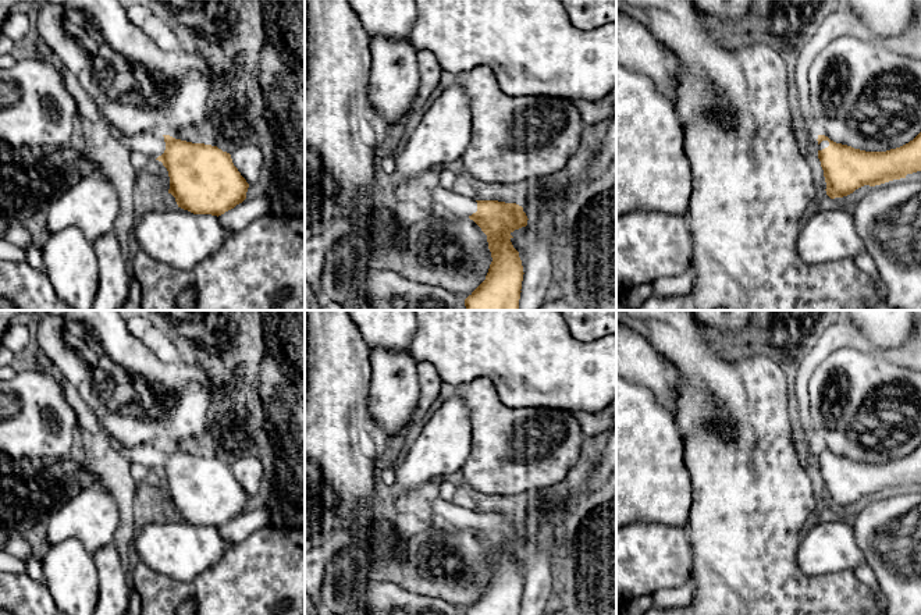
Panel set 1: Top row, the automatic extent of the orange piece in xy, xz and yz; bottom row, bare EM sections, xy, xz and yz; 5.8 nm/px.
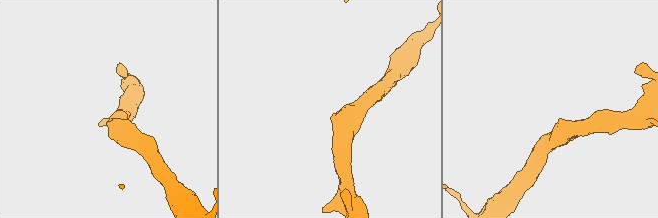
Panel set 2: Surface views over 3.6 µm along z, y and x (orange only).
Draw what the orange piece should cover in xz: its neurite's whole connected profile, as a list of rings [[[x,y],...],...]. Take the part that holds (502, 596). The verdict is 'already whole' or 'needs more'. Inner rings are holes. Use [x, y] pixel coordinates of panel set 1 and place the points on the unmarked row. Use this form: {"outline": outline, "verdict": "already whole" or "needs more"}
{"outline": [[[441,498],[434,501],[433,511],[441,522],[469,529],[487,547],[492,573],[486,591],[465,615],[519,615],[524,584],[511,545],[527,537],[523,519],[498,512],[476,512]]], "verdict": "needs more"}

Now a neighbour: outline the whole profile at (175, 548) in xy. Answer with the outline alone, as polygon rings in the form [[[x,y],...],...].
[[[147,516],[139,520],[128,552],[134,561],[143,562],[157,573],[189,582],[216,566],[234,545],[220,536],[217,527]]]

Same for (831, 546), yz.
[[[829,515],[800,537],[797,565],[807,576],[854,570],[865,564],[853,525]]]

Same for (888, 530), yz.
[[[900,490],[872,498],[856,516],[853,529],[888,601],[888,615],[921,615],[921,493]]]

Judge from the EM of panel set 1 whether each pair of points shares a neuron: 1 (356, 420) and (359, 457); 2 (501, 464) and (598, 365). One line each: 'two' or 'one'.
1: one
2: two

